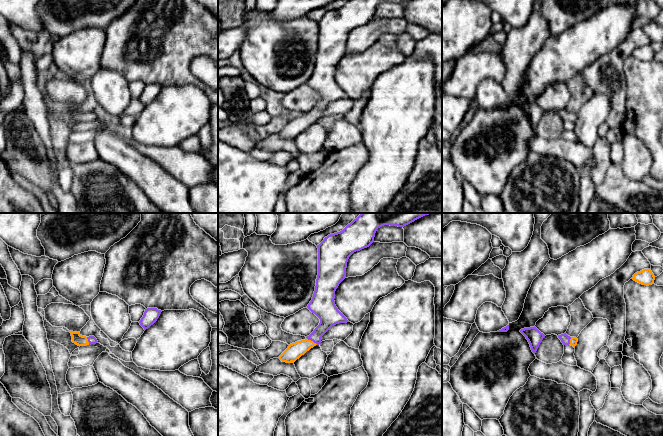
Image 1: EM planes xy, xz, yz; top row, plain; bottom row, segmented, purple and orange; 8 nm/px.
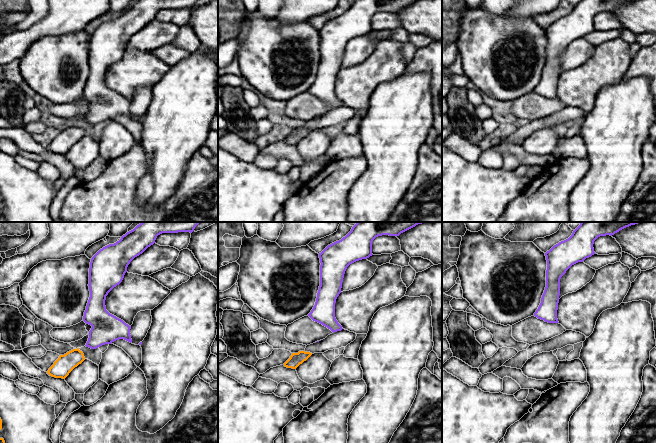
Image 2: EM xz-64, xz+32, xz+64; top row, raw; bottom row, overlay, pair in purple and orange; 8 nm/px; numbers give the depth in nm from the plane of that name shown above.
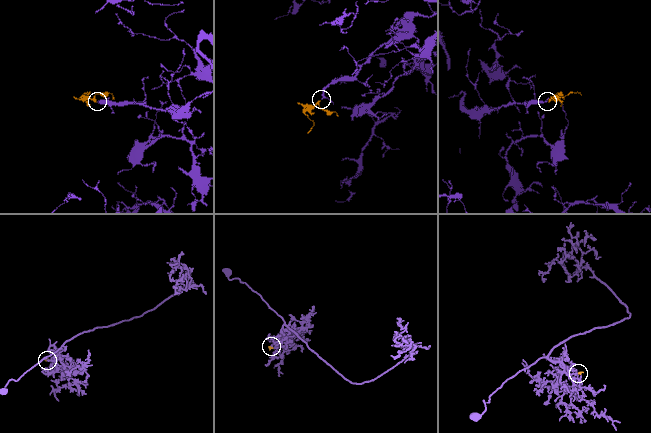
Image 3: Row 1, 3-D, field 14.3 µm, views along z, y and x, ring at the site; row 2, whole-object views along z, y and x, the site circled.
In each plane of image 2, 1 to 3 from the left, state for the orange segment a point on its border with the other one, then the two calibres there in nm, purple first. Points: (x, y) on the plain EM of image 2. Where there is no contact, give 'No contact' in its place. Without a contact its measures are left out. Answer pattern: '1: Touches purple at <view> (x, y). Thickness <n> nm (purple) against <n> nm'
1: No contact
2: No contact
3: No contact

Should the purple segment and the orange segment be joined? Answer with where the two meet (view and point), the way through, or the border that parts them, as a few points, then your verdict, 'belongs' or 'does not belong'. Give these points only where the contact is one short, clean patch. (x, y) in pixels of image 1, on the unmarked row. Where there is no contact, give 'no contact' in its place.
xz (312, 116) | across xz (329, 91), (324, 102), (312, 116), (295, 126) | belongs

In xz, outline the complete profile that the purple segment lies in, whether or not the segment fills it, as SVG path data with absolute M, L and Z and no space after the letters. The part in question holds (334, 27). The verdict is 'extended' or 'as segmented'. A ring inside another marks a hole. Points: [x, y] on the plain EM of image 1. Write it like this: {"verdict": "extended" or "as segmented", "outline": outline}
{"verdict": "extended", "outline": "M348 0L342 7L328 11L319 21L317 21L318 51L315 67L307 84L320 95L320 99L305 116L297 117L288 122L288 124L278 133L282 138L294 139L311 124L319 121L322 112L332 102L349 98L335 81L335 67L346 53L346 44L349 33L354 28L369 23L374 18L377 5L384 1L404 3L408 0Z"}

